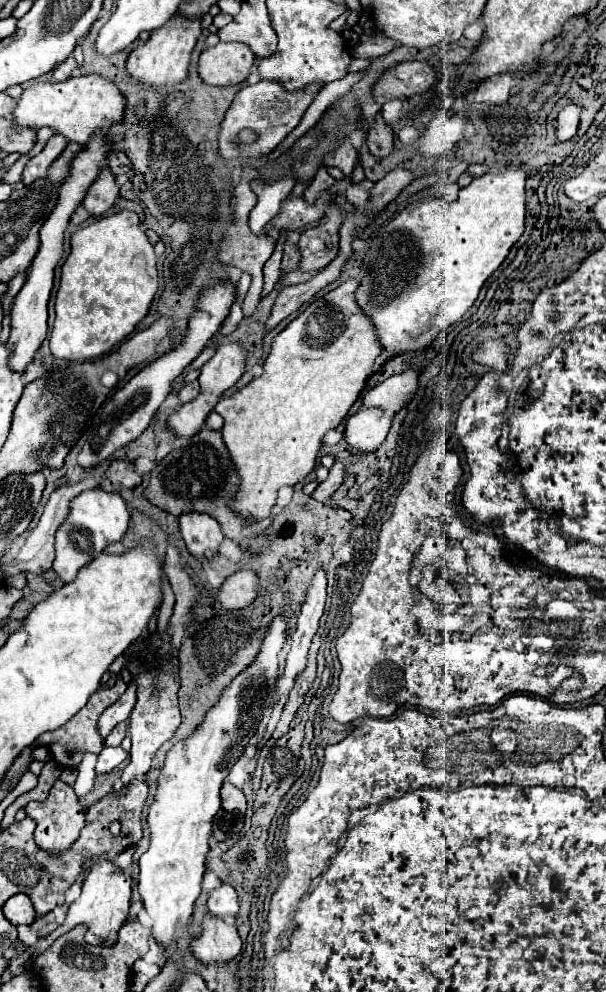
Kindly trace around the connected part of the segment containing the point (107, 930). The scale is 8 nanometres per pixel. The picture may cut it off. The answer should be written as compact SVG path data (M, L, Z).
M106 858L100 860L98 864L94 864L94 866L90 868L90 874L88 874L88 878L86 878L86 882L84 882L84 886L82 886L82 894L80 894L78 900L74 900L74 902L70 904L64 924L58 926L50 936L38 940L36 946L28 948L22 956L12 958L12 968L10 968L10 970L12 970L12 976L26 972L28 966L34 962L34 958L36 958L38 954L42 954L44 950L48 949L48 946L52 945L58 936L70 932L70 930L72 930L74 926L78 926L78 924L86 924L86 926L88 926L88 934L96 936L96 938L102 942L102 946L116 944L116 940L118 940L118 930L120 930L122 924L128 920L130 896L132 896L132 888L130 888L130 886L132 886L132 878L130 878L130 874L126 874L126 872L102 872L102 866L112 868L112 864L110 864Z

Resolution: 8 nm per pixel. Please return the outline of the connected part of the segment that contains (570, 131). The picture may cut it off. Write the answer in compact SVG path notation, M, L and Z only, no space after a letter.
M570 104L570 106L560 110L560 114L556 118L556 138L558 138L558 142L566 142L576 134L578 122L580 122L580 112L582 112L582 108L576 106L576 104Z

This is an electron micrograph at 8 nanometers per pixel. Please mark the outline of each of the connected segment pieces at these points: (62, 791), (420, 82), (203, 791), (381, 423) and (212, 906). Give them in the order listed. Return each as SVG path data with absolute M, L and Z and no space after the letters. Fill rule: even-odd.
M62 780L54 782L54 786L44 802L26 804L24 812L26 812L26 816L30 816L36 822L36 832L34 832L36 838L34 840L38 842L40 848L50 850L52 854L58 854L58 852L70 848L76 842L80 830L84 828L84 808L80 806L74 788L64 784Z
M400 62L382 72L378 82L372 86L376 104L384 104L394 98L410 98L414 94L428 92L436 86L438 74L424 62Z
M288 606L268 626L260 652L248 668L244 668L230 686L226 686L218 702L208 708L204 720L194 734L174 744L166 756L158 776L158 790L148 808L150 848L140 856L140 898L154 922L152 936L162 946L174 944L178 928L190 922L194 900L202 892L204 860L212 832L212 818L220 808L220 788L232 764L240 758L250 738L256 734L264 710L274 702L274 688L282 676L284 648L288 636Z
M364 408L346 420L344 438L346 442L360 450L362 454L376 452L378 446L386 440L392 418L378 408Z
M222 884L208 892L208 910L224 920L232 920L238 914L238 896L230 884Z

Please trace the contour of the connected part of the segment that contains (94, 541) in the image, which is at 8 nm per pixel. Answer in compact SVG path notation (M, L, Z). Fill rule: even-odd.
M100 488L86 490L70 502L70 512L56 532L56 558L52 568L64 582L72 582L80 568L90 564L108 544L120 542L130 522L130 512L120 494L108 494Z

